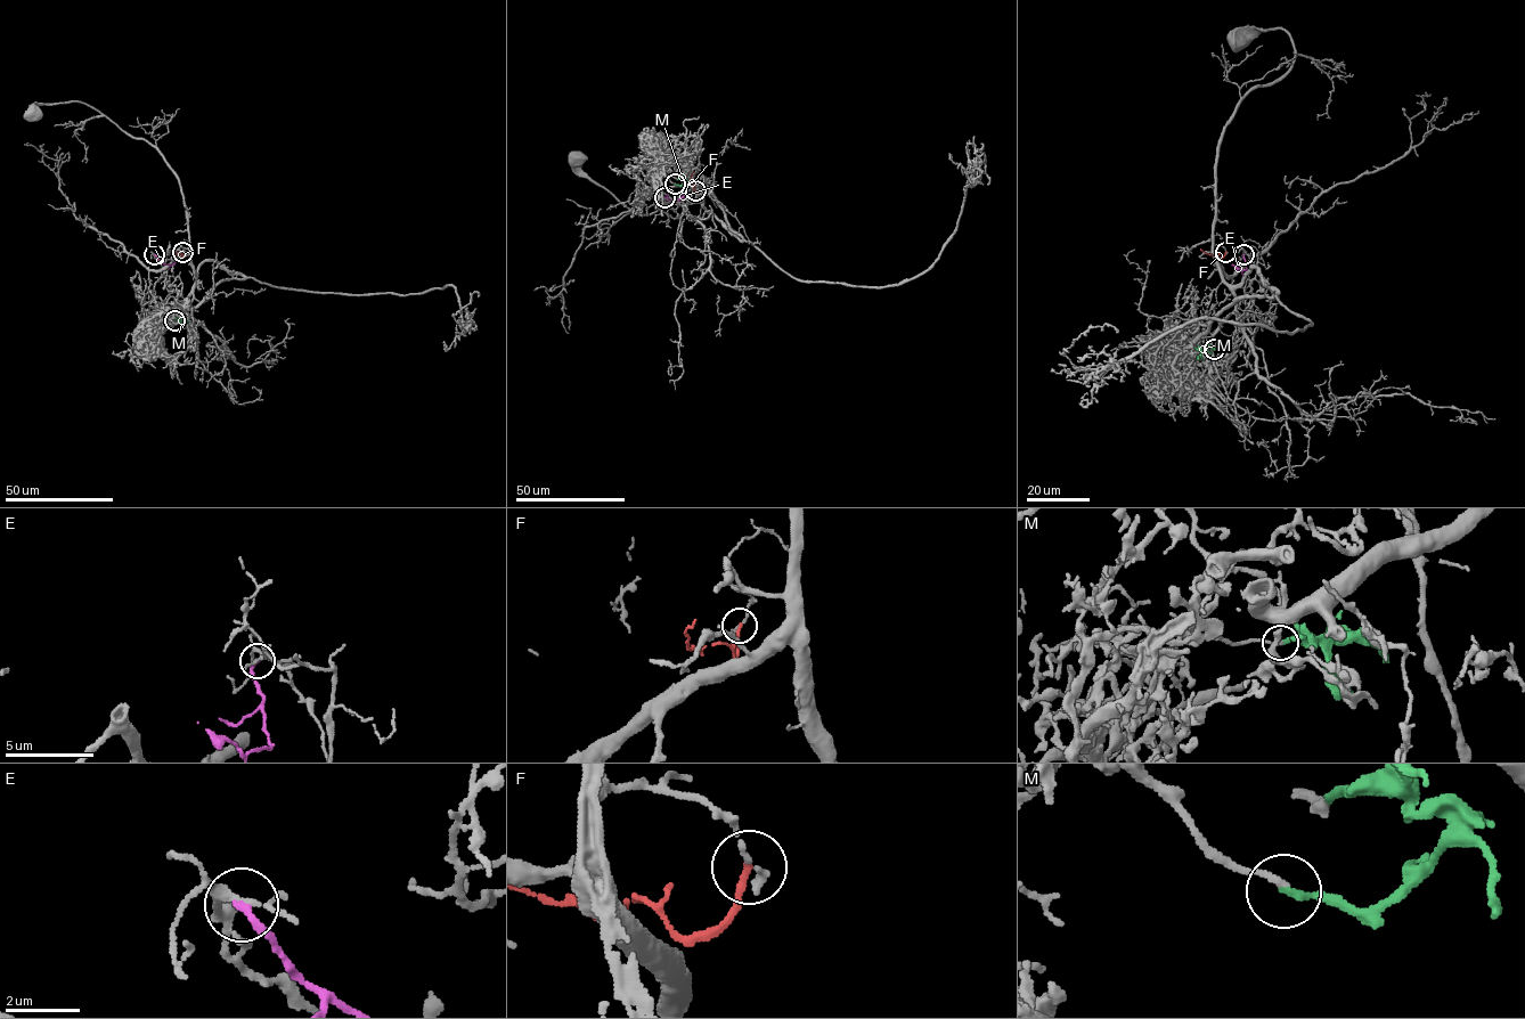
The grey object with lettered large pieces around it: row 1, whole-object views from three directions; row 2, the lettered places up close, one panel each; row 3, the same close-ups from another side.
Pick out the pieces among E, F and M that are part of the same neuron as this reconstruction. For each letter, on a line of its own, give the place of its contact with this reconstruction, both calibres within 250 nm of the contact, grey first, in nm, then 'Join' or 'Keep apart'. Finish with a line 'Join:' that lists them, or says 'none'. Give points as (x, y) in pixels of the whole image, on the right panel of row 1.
E: Touches grey at (1244, 254). Thickness 150 nm (grey) against 200 nm. Keep apart
F: Touches grey at (1225, 252). Thickness 200 nm (grey) against 200 nm. Keep apart
M: Touches grey at (1214, 349). Thickness 190 nm (grey) against 200 nm. Join
Join: M

